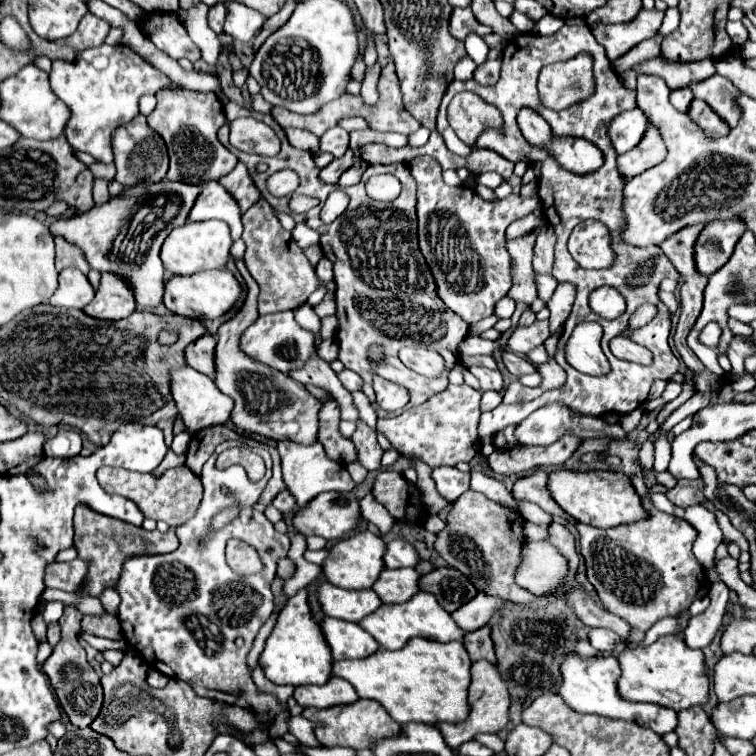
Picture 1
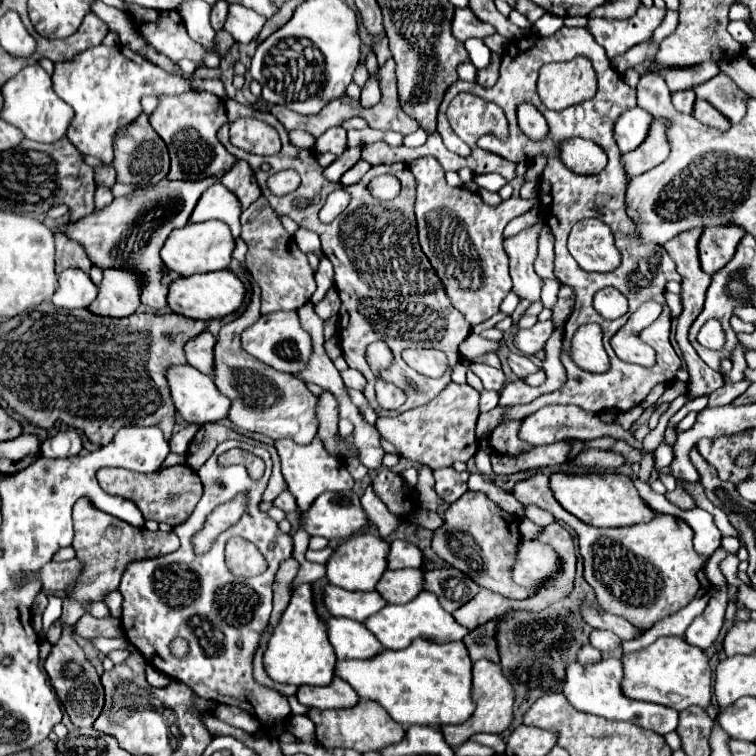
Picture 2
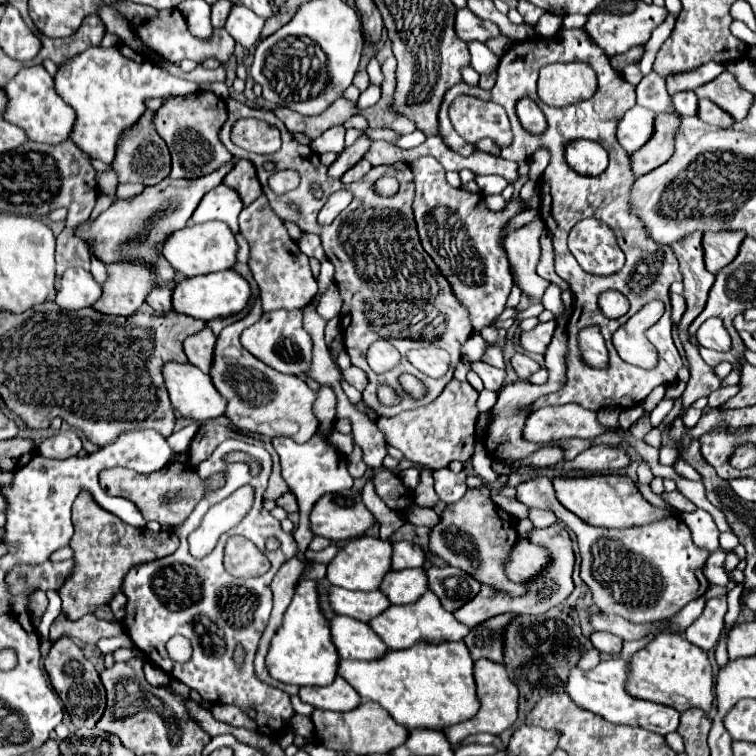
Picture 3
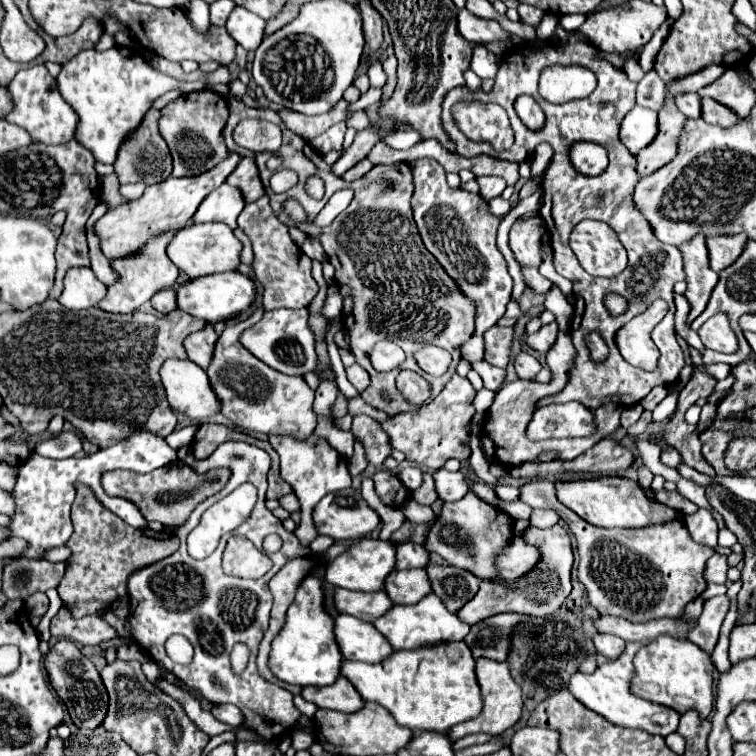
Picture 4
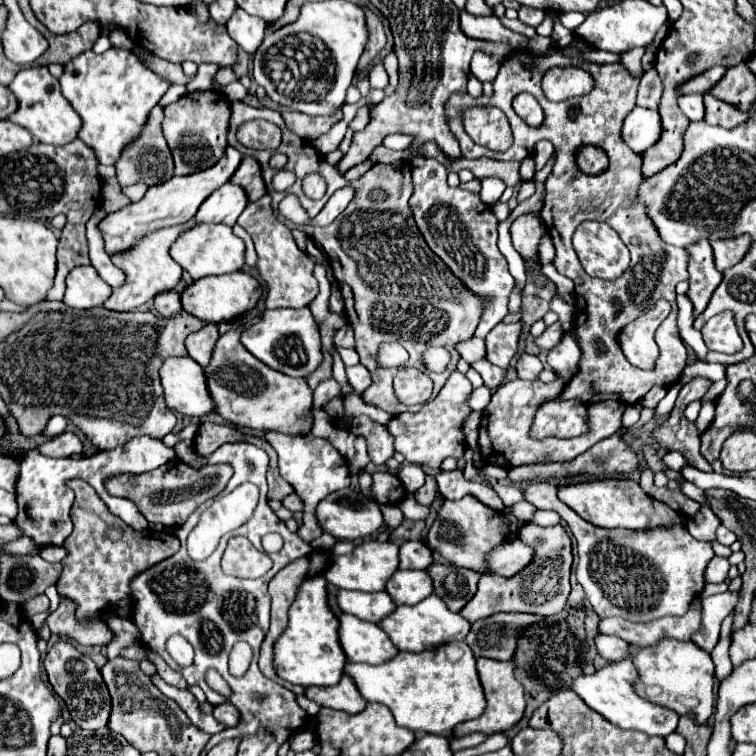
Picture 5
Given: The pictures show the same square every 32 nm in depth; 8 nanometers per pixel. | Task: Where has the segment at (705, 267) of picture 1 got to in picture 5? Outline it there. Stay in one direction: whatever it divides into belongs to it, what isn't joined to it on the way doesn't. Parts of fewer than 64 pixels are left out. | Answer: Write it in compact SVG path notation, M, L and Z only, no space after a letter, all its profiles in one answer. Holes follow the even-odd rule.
M740 236L734 240L724 240L724 242L712 242L714 254L716 254L716 268L720 272L736 266L740 262L740 258L744 258L752 246L752 238L748 236Z

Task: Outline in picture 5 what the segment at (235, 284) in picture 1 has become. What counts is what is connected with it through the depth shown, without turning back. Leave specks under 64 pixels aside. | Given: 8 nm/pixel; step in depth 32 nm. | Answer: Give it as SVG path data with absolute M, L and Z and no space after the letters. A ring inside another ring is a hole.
M232 272L232 274L224 274L224 276L206 276L196 280L194 284L190 284L184 292L182 292L182 308L204 320L204 322L230 322L238 316L242 316L244 312L250 312L258 300L262 296L262 284L248 272Z

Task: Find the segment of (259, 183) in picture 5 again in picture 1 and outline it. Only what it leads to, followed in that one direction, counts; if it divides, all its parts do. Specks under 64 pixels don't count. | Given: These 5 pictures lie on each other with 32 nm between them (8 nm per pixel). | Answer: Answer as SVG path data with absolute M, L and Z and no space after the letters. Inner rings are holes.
M238 162L236 168L220 180L220 184L224 184L224 188L236 198L242 212L248 210L260 196L256 184L252 182L252 178L248 174L246 164L242 164L242 162Z

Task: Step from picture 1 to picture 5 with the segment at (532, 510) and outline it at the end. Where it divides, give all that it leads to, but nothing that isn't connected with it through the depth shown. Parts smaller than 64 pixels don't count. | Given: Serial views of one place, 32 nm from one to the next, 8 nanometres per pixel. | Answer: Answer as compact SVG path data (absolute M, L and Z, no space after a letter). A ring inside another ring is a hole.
M538 510L532 518L532 522L536 522L538 526L555 526L561 521L560 516L552 510Z

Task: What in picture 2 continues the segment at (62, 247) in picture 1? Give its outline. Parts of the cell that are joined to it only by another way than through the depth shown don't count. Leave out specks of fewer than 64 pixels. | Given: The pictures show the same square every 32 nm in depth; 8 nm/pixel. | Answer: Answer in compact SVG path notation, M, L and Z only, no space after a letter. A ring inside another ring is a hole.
M58 233L55 235L55 249L56 272L58 274L70 267L80 268L84 272L89 273L92 264L88 260L86 250L82 246L78 246L78 242L70 240L63 233Z

